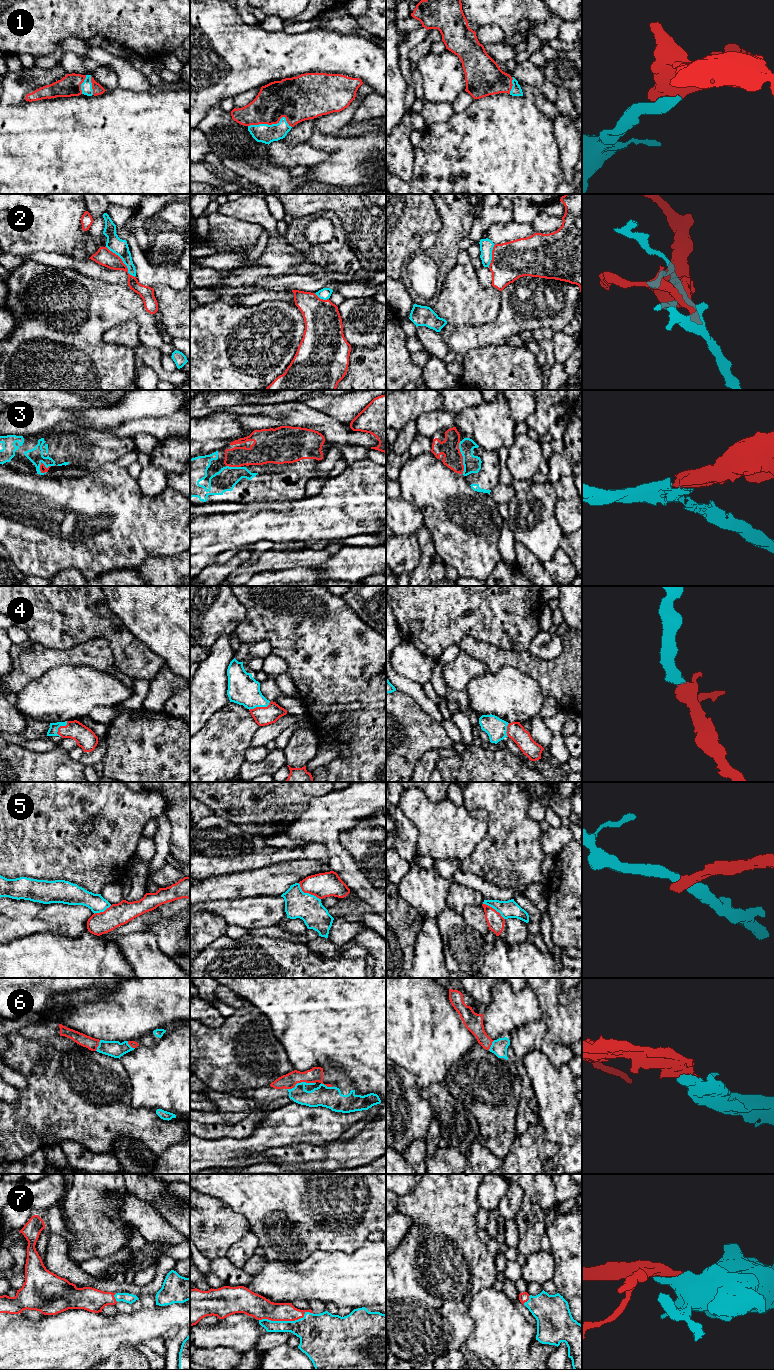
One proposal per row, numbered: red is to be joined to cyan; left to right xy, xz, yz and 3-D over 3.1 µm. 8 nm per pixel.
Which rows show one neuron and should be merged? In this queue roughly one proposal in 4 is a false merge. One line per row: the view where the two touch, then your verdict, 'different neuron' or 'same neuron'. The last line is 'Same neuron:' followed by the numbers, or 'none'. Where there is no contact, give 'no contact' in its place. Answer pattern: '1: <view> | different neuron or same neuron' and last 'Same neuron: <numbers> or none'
1: xz | same neuron
2: xy | different neuron
3: yz | same neuron
4: xz | same neuron
5: xz | different neuron
6: xz | same neuron
7: xz | same neuron
Same neuron: 1, 3, 4, 6, 7

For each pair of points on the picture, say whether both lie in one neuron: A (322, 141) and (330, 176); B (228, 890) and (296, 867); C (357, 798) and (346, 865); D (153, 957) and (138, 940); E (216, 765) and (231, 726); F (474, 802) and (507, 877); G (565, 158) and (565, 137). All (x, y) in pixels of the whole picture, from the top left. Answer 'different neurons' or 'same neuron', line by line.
A: same neuron
B: same neuron
C: same neuron
D: same neuron
E: same neuron
F: same neuron
G: same neuron

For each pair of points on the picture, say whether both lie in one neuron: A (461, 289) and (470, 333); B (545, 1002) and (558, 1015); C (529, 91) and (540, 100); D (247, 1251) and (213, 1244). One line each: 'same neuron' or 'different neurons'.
A: different neurons
B: same neuron
C: same neuron
D: different neurons

